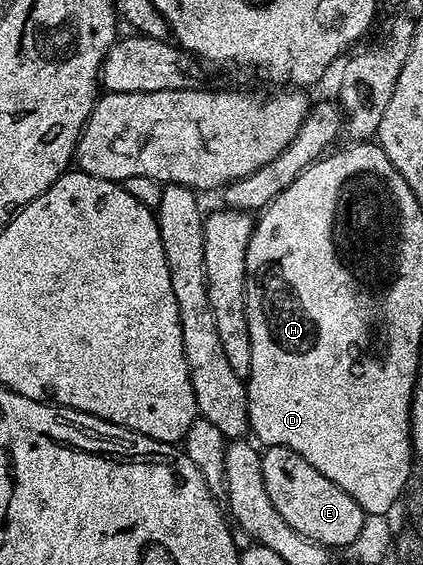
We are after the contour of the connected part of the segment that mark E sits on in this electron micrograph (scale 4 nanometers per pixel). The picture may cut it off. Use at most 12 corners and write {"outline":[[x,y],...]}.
{"outline":[[288,447],[262,452],[265,493],[297,533],[347,549],[365,513]]}

